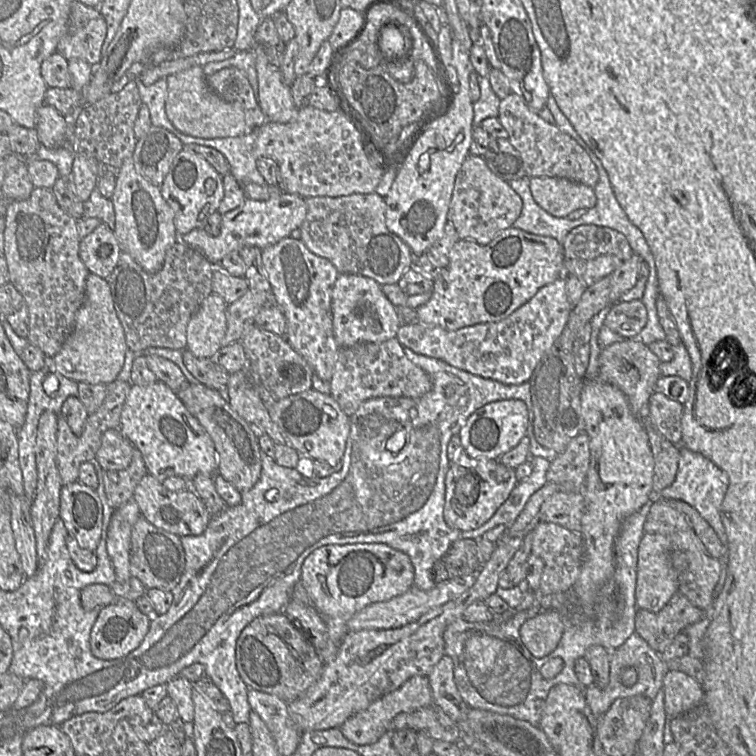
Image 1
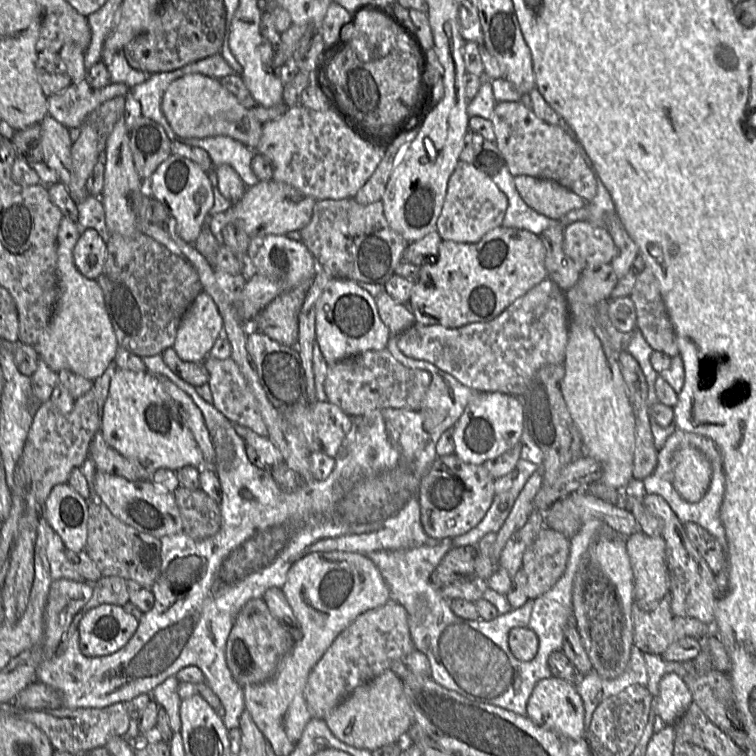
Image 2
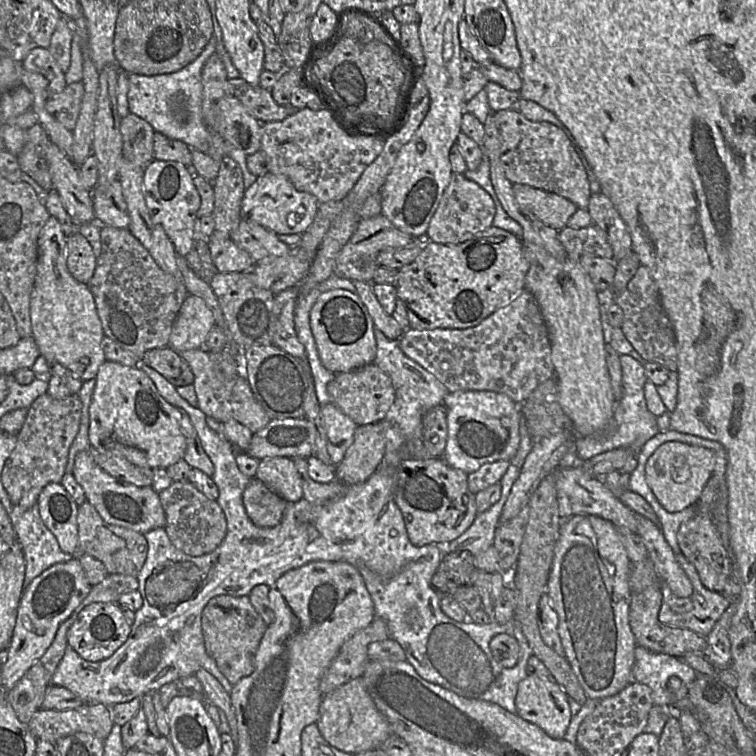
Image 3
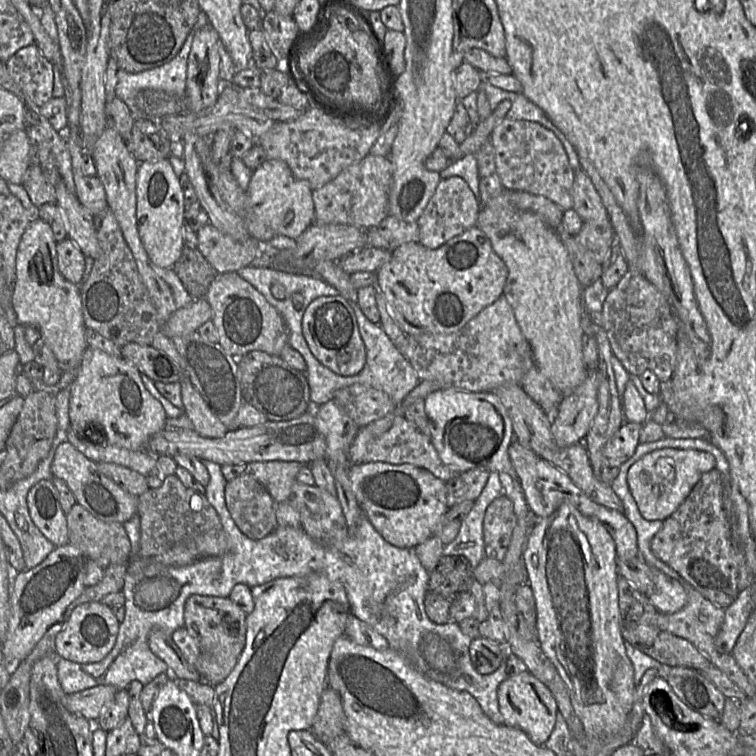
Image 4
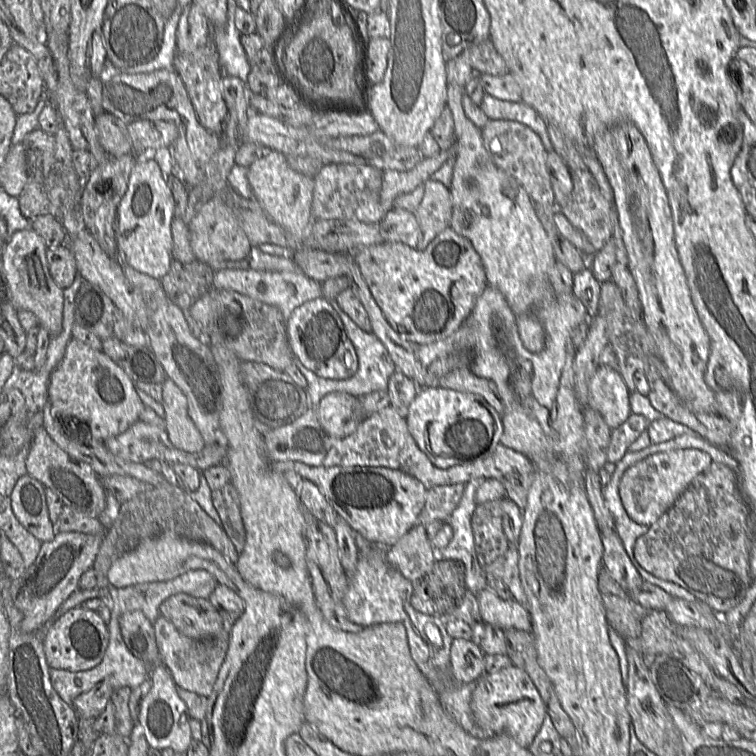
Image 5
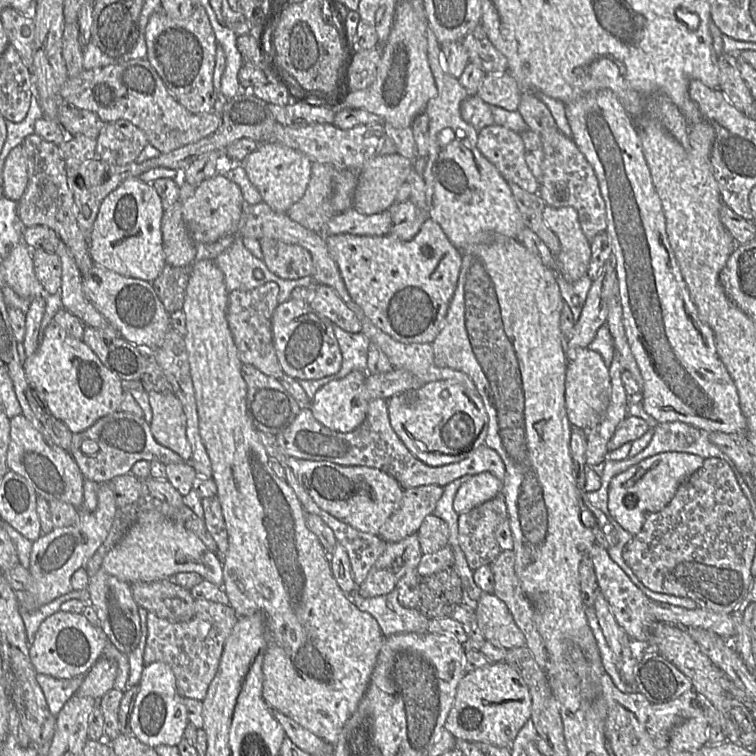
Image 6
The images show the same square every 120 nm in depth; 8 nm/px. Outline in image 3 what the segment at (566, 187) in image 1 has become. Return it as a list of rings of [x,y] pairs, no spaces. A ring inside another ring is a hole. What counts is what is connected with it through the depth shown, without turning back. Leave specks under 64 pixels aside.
[[[512,184],[516,200],[547,226],[561,231],[578,207],[557,194],[525,184]]]

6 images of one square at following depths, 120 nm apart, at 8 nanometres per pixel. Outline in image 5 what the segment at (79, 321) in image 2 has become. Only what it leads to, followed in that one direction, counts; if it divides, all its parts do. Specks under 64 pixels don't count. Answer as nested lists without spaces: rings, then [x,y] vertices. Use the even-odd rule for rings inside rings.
[[[32,228],[14,233],[8,240],[1,259],[5,272],[7,289],[16,310],[28,310],[38,319],[51,337],[63,329],[64,289],[53,280],[47,261],[48,247],[44,239]]]

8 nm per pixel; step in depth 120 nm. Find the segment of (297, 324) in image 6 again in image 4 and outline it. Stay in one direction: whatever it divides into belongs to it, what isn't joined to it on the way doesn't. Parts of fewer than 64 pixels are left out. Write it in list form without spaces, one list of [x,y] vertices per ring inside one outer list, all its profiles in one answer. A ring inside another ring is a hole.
[[[341,295],[322,296],[313,300],[302,318],[302,333],[314,357],[340,376],[354,376],[363,369],[366,349],[361,338],[353,307]]]

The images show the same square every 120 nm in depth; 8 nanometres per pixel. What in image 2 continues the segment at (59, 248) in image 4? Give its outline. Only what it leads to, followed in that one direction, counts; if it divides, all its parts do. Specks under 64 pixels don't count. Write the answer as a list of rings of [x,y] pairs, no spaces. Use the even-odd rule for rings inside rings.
[[[85,229],[72,251],[77,269],[89,279],[97,279],[107,261],[107,242],[93,229]]]

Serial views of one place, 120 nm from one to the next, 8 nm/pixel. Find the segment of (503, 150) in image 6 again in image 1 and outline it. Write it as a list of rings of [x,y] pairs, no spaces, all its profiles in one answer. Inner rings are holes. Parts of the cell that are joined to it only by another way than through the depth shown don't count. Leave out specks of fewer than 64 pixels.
[[[513,93],[502,99],[497,118],[508,133],[507,139],[519,152],[527,177],[560,177],[592,188],[596,186],[598,170],[588,152],[555,124],[538,116],[520,96]]]

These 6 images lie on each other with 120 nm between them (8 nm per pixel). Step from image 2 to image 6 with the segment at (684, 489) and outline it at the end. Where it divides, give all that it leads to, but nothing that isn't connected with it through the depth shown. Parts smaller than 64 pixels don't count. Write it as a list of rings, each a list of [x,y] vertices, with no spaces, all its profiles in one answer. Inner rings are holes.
[[[662,452],[632,465],[610,481],[608,509],[611,516],[629,533],[639,533],[647,516],[667,506],[679,486],[702,466],[703,461],[695,454]]]

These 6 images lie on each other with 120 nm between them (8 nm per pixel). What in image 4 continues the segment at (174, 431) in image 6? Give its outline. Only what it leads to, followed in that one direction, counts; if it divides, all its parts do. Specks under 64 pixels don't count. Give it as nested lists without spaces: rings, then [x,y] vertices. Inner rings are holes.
[[[181,371],[181,397],[183,414],[192,424],[192,430],[204,438],[221,438],[229,430],[208,409],[200,394],[194,389],[188,377]]]

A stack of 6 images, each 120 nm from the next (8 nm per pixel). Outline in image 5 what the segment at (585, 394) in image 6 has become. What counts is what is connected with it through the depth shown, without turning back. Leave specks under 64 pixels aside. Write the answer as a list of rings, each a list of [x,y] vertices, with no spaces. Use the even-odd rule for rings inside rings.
[[[599,365],[589,382],[588,407],[600,412],[607,425],[614,429],[632,414],[629,393],[617,370]]]

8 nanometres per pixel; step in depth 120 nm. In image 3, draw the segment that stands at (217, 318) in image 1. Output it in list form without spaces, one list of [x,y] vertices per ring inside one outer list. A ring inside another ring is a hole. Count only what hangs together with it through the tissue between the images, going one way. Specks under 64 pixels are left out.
[[[188,295],[173,324],[168,346],[176,352],[200,349],[215,325],[213,312],[205,301]]]

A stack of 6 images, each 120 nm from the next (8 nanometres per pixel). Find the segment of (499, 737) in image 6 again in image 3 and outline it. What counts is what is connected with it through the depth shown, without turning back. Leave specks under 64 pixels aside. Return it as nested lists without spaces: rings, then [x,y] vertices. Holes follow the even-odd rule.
[[[528,675],[518,685],[515,705],[519,717],[537,725],[552,738],[564,738],[572,719],[573,705],[551,677]]]

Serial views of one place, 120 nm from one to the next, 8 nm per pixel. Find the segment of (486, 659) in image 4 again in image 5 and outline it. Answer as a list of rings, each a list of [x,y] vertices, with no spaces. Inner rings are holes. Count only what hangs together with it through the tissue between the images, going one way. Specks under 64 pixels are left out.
[[[454,638],[450,649],[450,674],[460,684],[475,682],[485,673],[485,653],[472,640]]]

